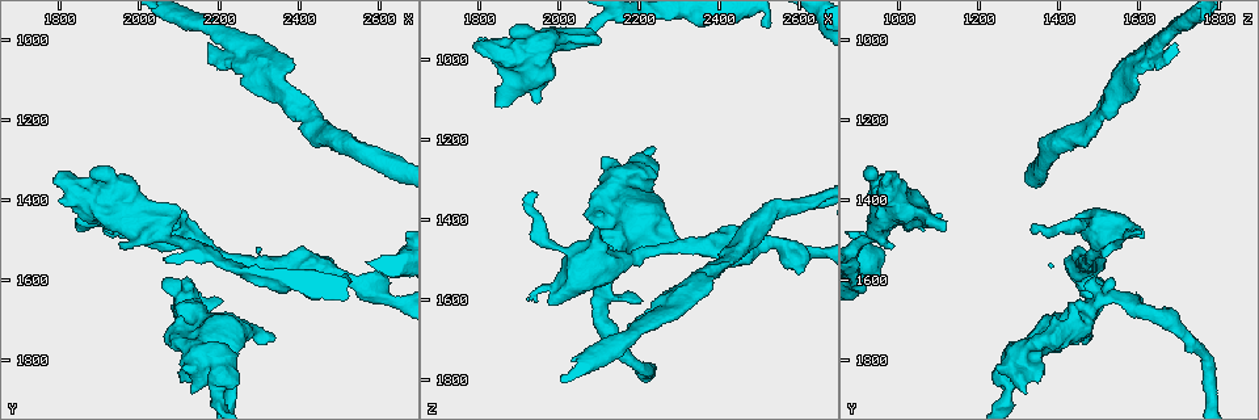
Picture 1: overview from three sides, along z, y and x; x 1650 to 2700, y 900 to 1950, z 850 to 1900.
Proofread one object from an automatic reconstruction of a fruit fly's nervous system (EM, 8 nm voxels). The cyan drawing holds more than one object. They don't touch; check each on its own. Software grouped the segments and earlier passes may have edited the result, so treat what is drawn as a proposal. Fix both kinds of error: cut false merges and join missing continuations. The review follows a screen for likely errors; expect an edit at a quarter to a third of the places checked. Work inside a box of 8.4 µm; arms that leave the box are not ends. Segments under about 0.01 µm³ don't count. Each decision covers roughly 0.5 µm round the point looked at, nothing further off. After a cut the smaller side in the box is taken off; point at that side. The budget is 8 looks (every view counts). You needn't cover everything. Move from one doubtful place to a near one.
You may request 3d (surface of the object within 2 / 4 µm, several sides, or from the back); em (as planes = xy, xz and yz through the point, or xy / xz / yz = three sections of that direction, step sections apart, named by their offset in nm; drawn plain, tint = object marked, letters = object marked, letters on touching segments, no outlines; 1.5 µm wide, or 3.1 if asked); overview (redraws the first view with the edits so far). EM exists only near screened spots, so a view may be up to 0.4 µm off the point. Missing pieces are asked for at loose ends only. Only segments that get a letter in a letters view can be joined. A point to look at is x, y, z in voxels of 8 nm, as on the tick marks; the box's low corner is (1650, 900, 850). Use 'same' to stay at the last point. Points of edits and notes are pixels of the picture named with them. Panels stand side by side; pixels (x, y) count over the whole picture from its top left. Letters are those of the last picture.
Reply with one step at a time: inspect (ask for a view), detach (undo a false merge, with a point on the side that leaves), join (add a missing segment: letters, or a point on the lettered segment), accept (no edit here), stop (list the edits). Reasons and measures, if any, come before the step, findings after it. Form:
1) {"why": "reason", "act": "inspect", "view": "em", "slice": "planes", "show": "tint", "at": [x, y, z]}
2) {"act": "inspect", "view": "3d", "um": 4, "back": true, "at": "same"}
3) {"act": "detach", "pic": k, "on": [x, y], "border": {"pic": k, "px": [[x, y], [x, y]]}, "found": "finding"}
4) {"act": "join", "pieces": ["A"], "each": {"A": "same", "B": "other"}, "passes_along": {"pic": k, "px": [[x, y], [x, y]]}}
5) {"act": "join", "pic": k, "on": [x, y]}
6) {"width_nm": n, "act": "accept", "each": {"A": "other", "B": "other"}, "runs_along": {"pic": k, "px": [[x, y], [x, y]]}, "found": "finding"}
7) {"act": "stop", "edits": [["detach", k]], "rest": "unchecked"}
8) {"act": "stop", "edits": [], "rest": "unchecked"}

{"why": "free end", "act": "inspect", "view": "em", "slice": "yz", "step": 4, "show": "letters", "at": [1930, 1485, 1605]}

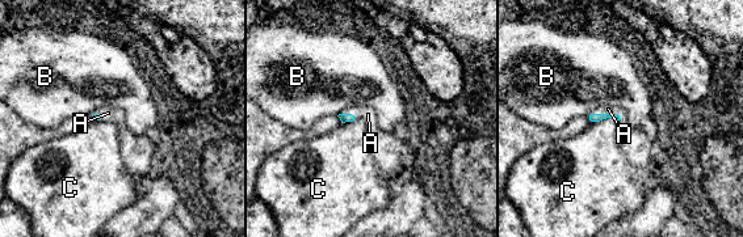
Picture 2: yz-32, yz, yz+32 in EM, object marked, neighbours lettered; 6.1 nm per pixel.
{"longest_contact_nm": ["A", 190], "act": "join", "pieces": ["A"], "each": {"A": "same", "B": "other", "C": "other"}, "found": "the cell continues"}

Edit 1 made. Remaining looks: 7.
{"why": "see it whole again", "act": "inspect", "view": "overview"}

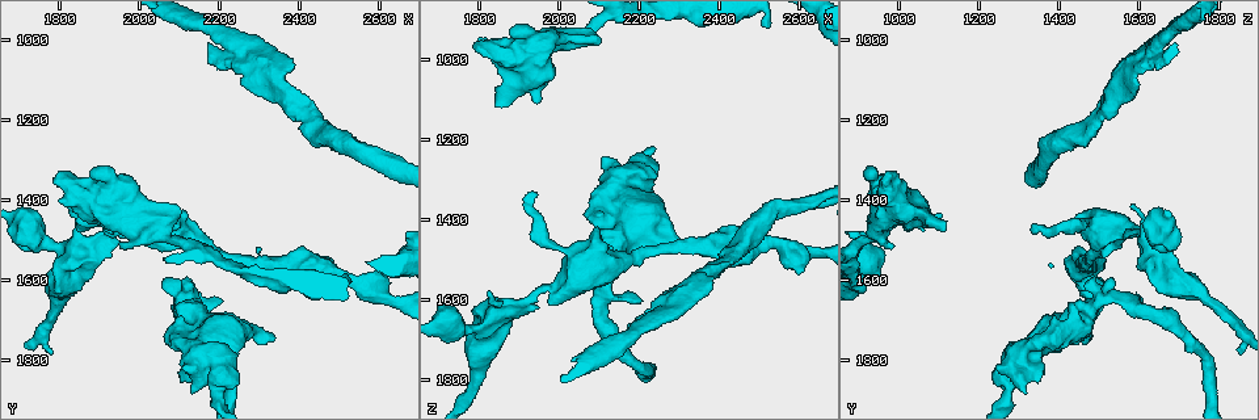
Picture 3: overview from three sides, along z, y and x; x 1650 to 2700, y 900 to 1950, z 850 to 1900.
{"why": "free end", "act": "inspect", "view": "em", "slice": "planes", "show": "letters", "at": [1945, 1470, 1340]}

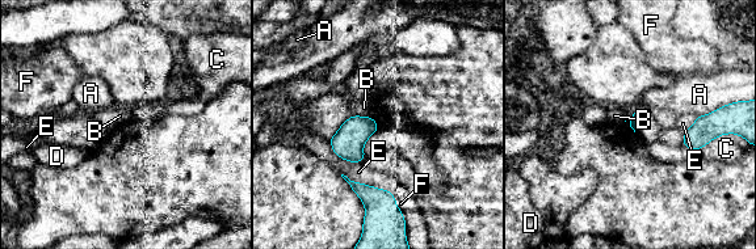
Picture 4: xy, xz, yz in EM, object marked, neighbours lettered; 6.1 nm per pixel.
{"act": "accept", "each": {"A": "other", "B": "other", "C": "other", "D": "other", "E": "other", "F": "other"}, "border": {"pic": 4, "px": [[353, 114], [373, 118]]}, "found": "none of them fits"}

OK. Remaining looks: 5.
{"act": "stop", "edits": [["join", 2]], "rest": "unchecked"}

